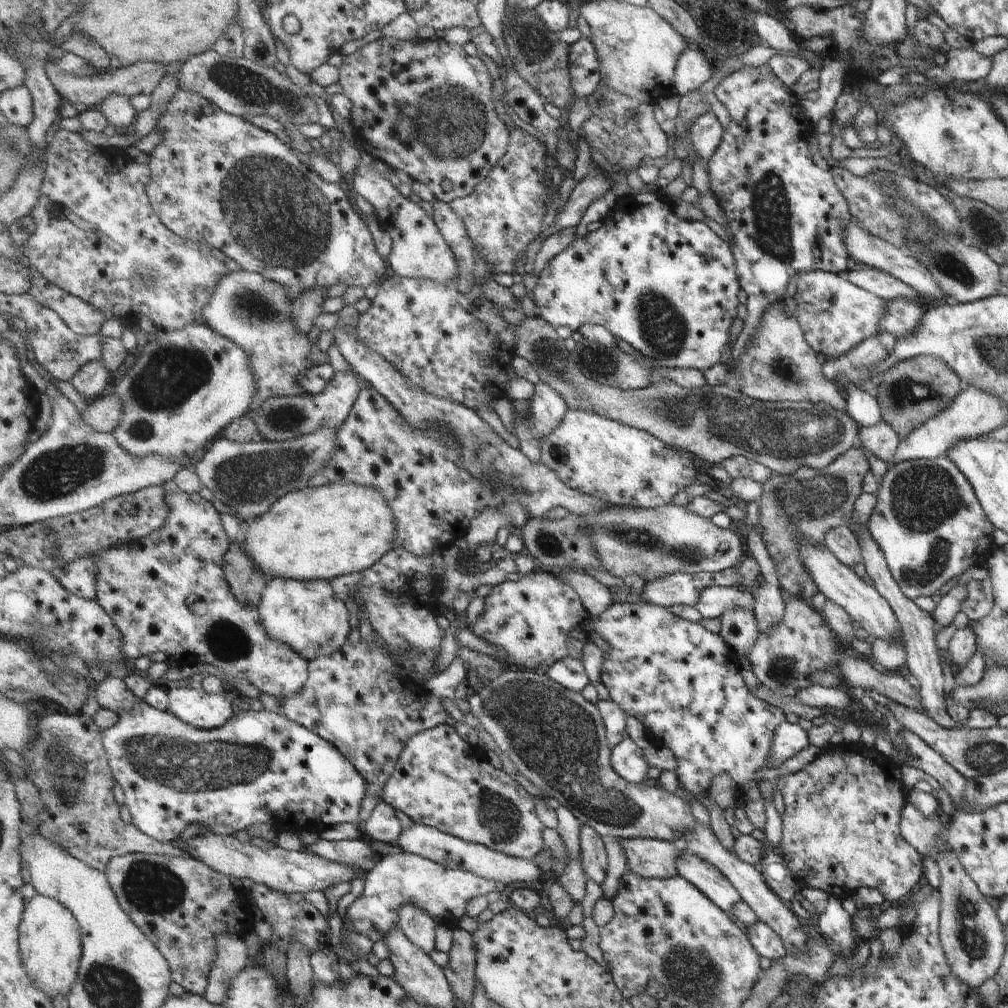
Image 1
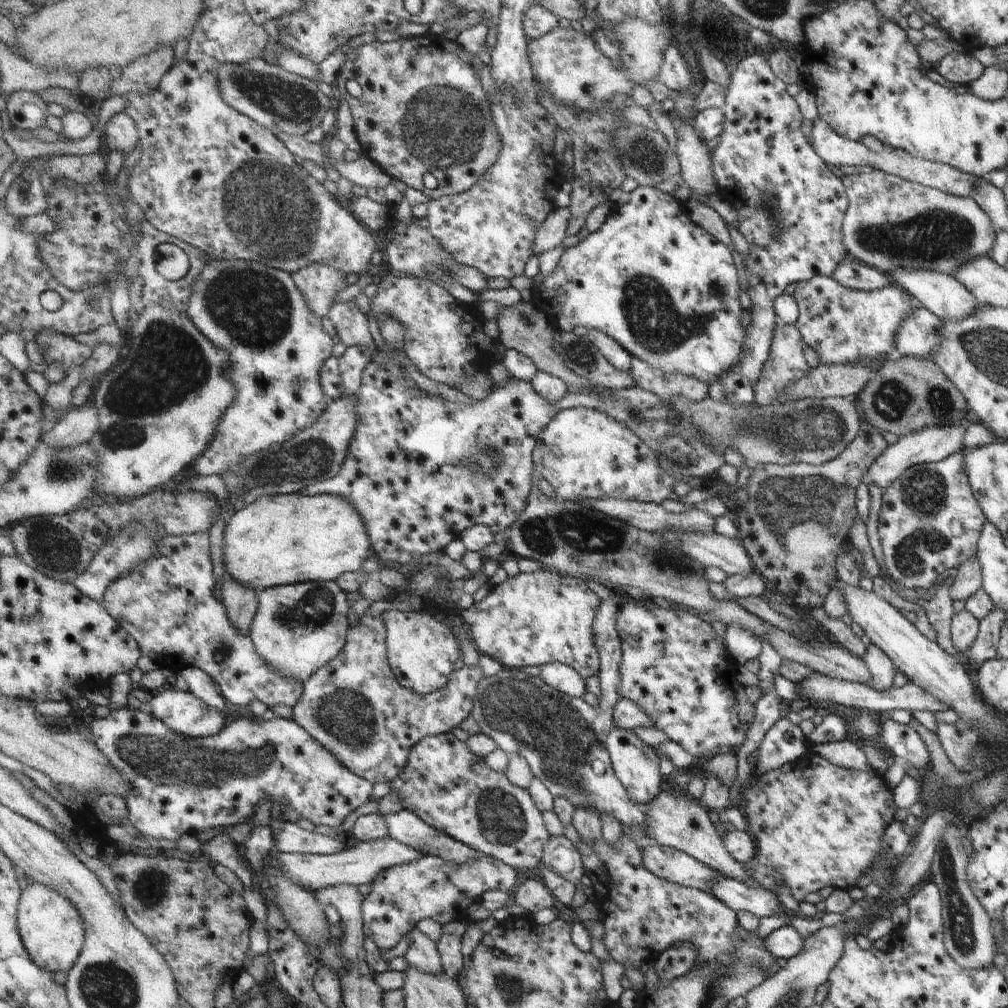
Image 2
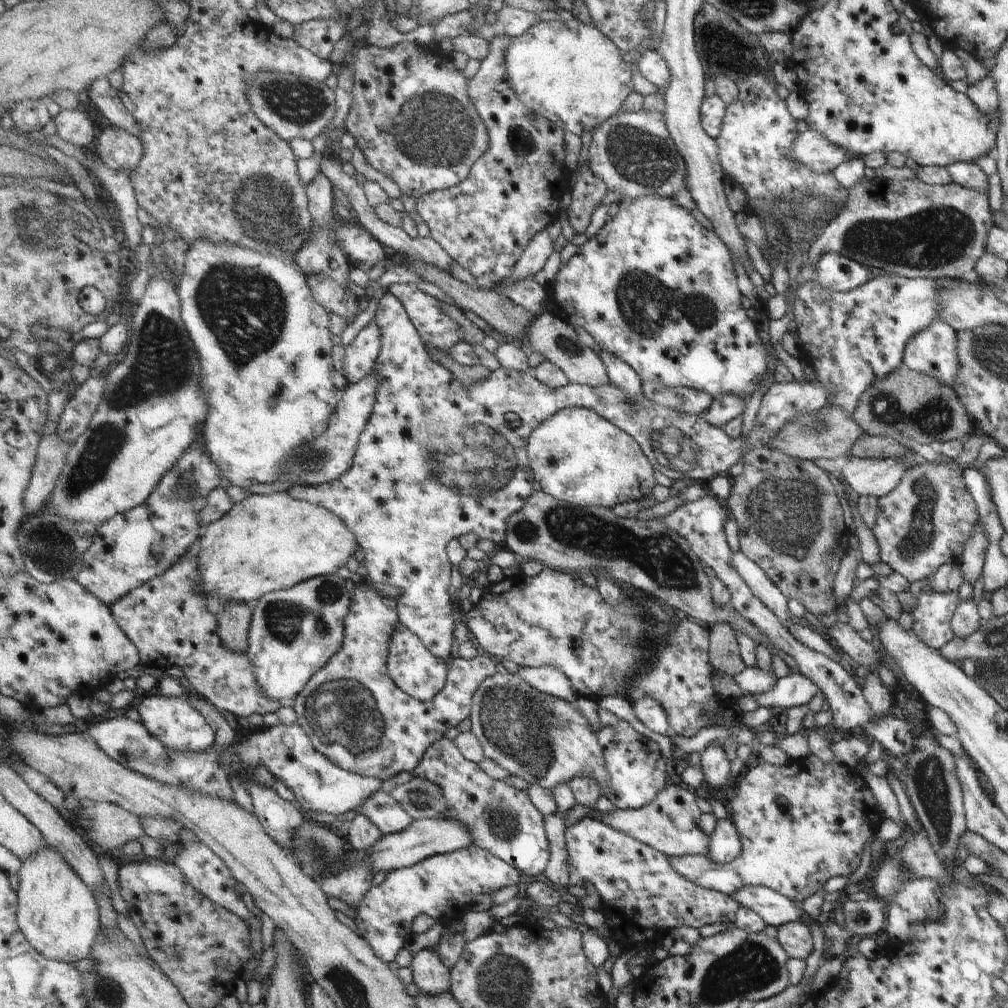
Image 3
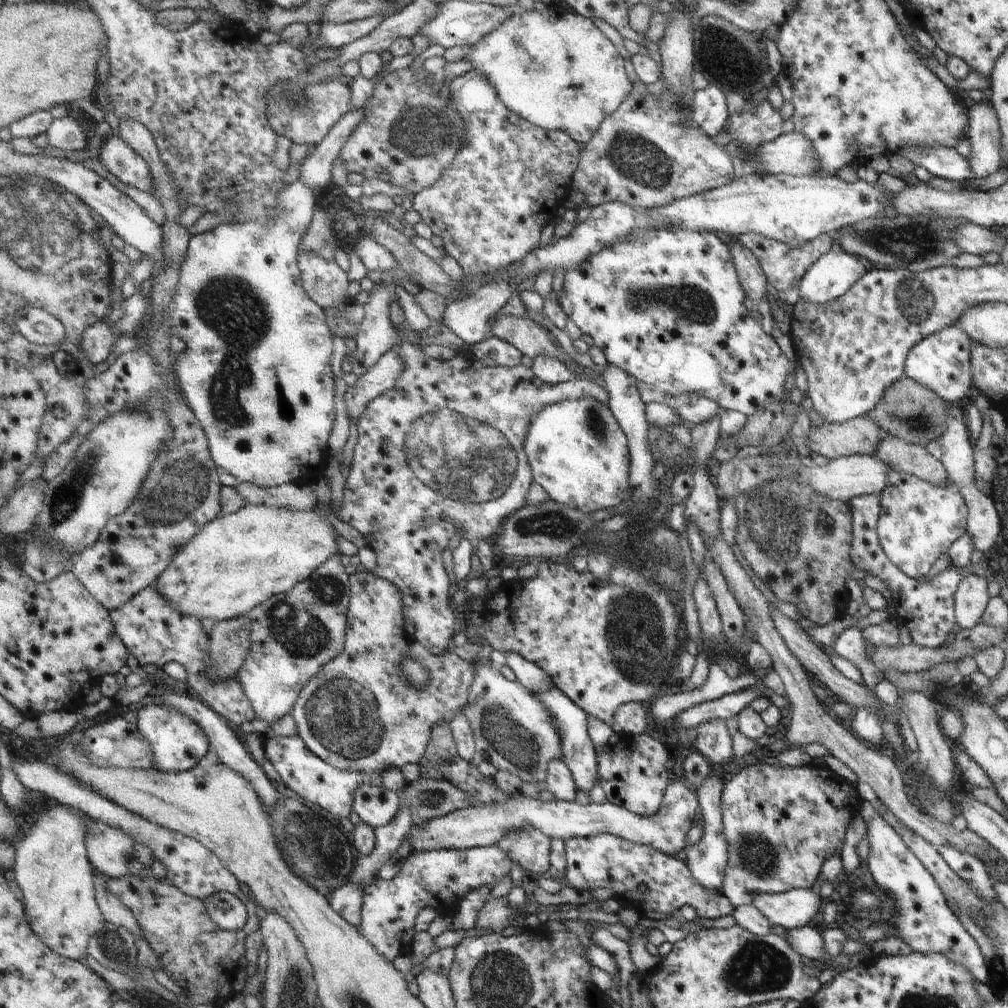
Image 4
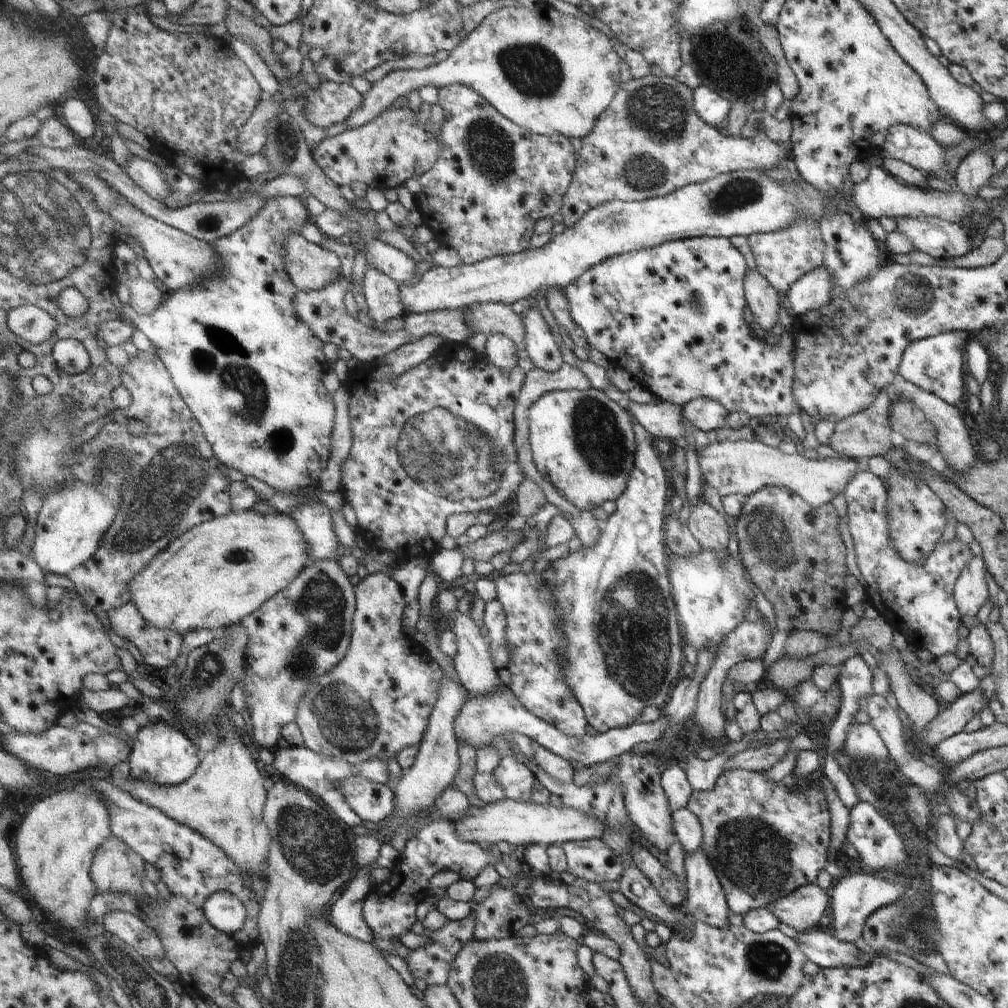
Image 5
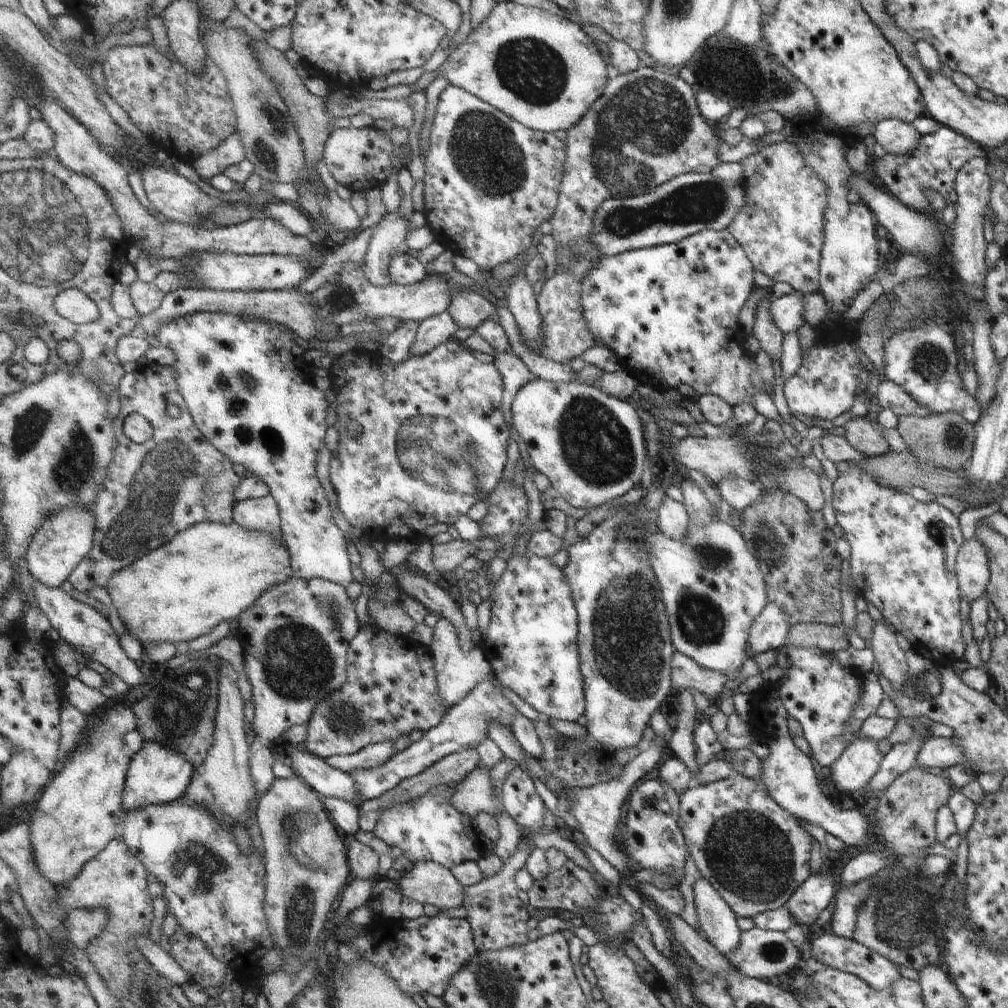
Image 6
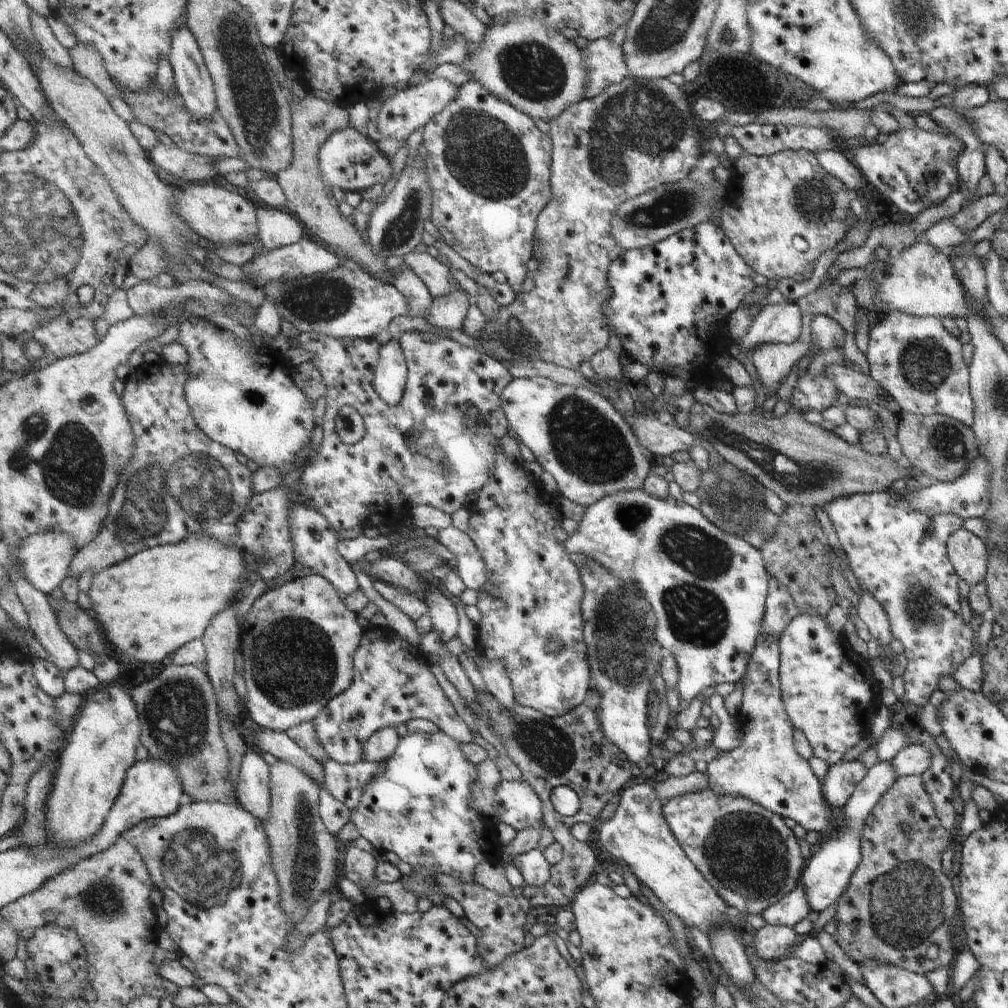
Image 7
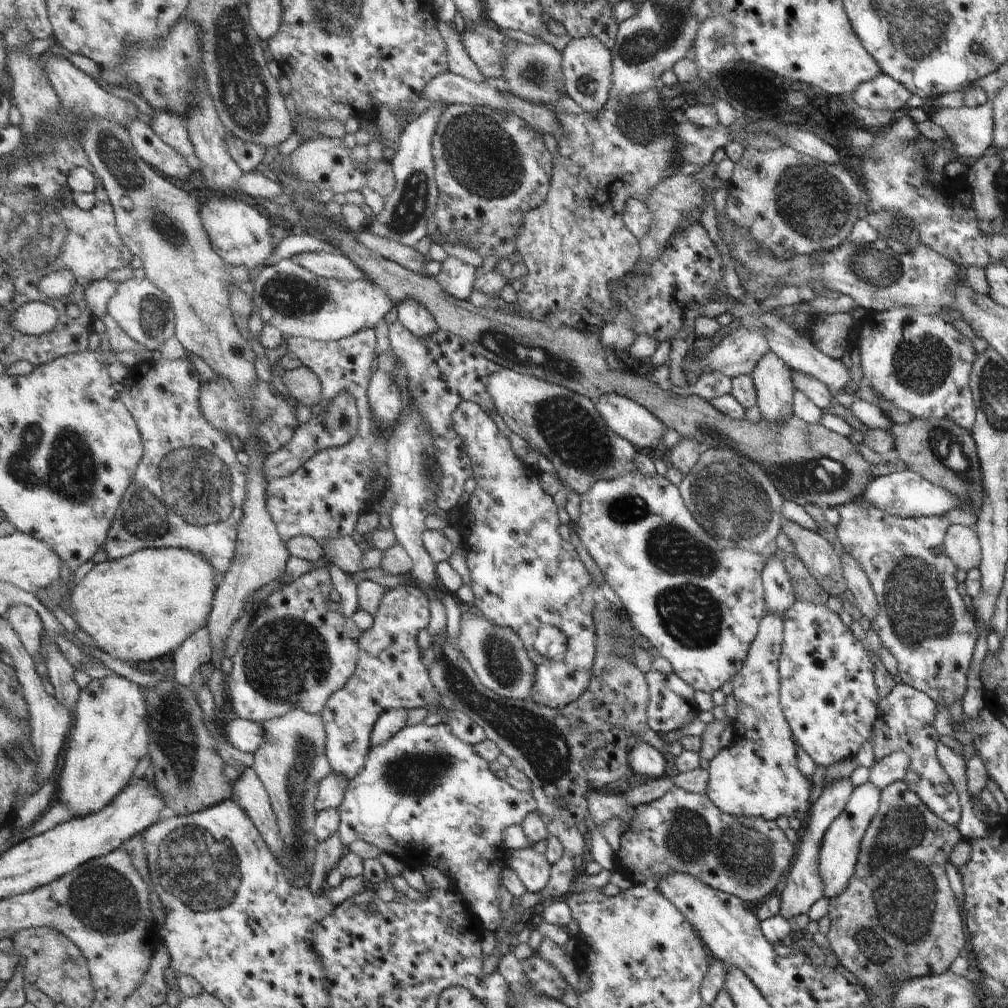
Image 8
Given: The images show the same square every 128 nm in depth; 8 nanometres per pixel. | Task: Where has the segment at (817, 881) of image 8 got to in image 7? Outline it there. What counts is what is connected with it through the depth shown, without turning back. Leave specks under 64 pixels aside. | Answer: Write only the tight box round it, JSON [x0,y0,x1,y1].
[759,761,867,927]

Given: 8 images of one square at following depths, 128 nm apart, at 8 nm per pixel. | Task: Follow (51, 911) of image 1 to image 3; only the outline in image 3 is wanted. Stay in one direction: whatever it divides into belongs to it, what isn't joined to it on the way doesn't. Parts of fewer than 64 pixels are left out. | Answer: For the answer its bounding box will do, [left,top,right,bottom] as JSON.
[17,844,101,964]

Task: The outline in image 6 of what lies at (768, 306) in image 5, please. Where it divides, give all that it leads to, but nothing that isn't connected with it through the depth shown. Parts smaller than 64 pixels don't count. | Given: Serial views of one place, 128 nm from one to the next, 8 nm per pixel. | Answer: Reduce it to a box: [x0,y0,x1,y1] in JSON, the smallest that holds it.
[753,300,782,362]

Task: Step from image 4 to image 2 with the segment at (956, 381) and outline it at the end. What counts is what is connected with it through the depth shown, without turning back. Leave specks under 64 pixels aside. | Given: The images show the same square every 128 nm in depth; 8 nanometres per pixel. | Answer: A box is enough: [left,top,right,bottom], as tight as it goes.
[893,306,941,359]

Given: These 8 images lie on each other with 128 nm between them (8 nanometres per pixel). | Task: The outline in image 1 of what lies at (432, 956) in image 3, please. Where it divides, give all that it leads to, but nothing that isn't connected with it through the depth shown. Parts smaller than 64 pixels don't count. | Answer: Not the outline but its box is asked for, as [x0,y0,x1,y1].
[398,905,439,956]

